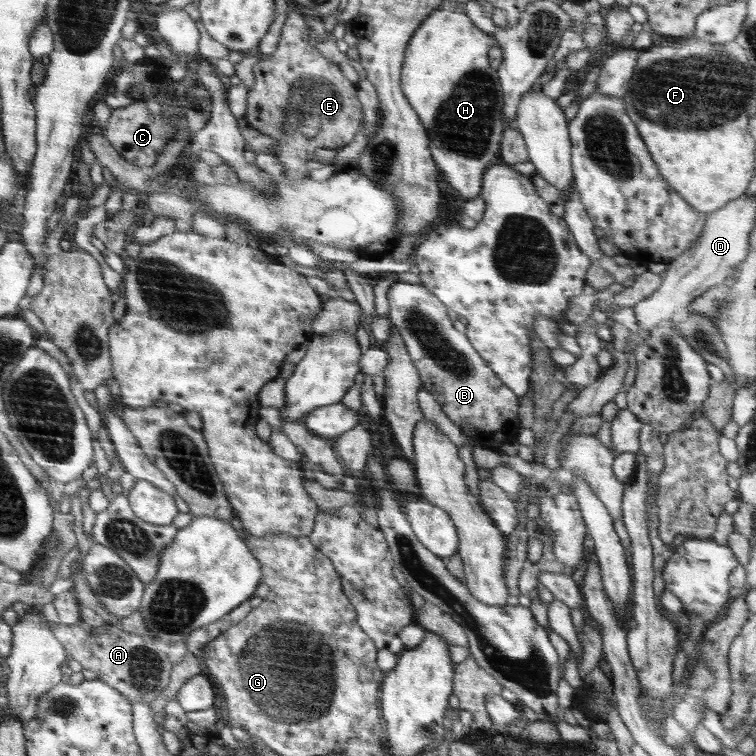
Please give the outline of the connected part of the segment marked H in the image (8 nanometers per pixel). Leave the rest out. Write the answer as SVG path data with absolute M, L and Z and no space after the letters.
M448 1L439 10L431 12L428 19L415 31L403 60L403 92L427 129L436 164L439 164L440 170L448 178L450 186L458 190L466 202L481 194L482 174L498 154L498 144L502 138L502 130L505 129L500 124L505 101L498 84L499 75L497 70L492 70L493 66L490 66L489 61L489 50L493 46L497 46L494 37L483 29L476 28L474 21L465 12L464 4L461 7L460 4L453 5Z

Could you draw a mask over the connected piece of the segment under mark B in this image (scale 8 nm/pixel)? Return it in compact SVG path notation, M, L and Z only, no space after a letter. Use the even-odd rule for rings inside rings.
M397 282L386 290L386 305L389 320L397 328L406 351L412 359L412 364L418 371L421 387L426 388L438 401L444 414L454 422L469 437L476 446L500 449L504 443L510 443L519 437L520 408L524 408L524 395L515 393L500 378L496 377L494 370L476 352L465 334L454 328L452 316L447 314L447 306L422 284L410 282Z

